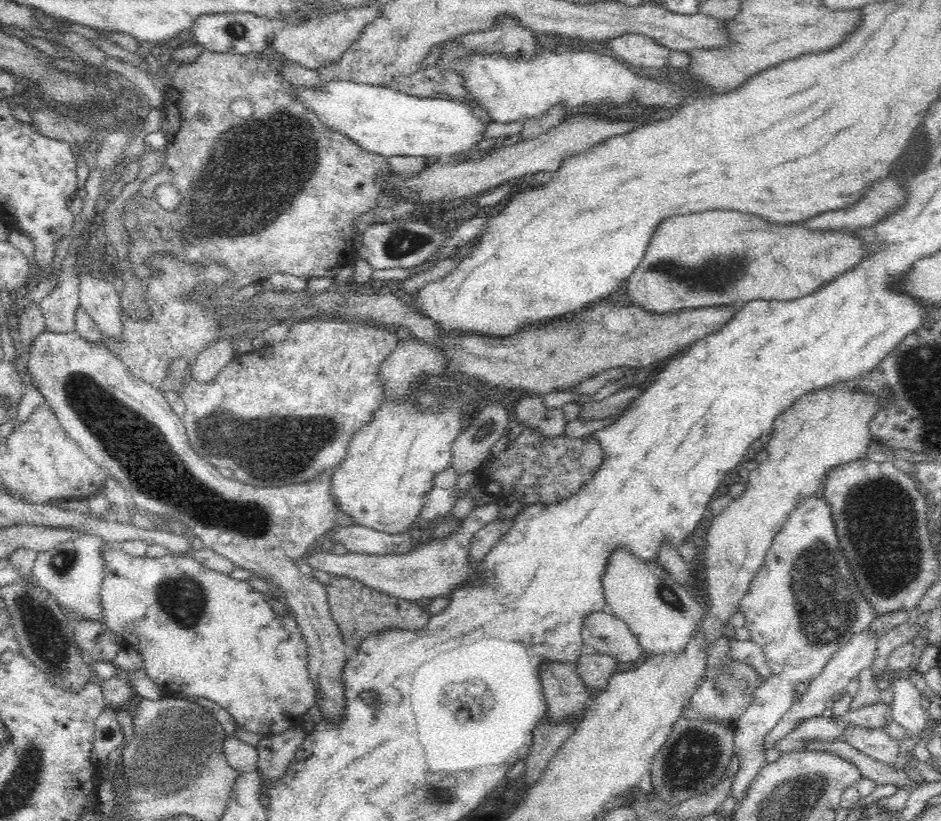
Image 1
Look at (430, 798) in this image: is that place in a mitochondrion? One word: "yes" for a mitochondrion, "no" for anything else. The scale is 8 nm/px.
yes

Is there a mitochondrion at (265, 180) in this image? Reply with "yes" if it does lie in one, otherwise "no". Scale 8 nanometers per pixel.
yes

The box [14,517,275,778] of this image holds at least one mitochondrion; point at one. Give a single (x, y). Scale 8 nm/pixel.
(44, 633)

